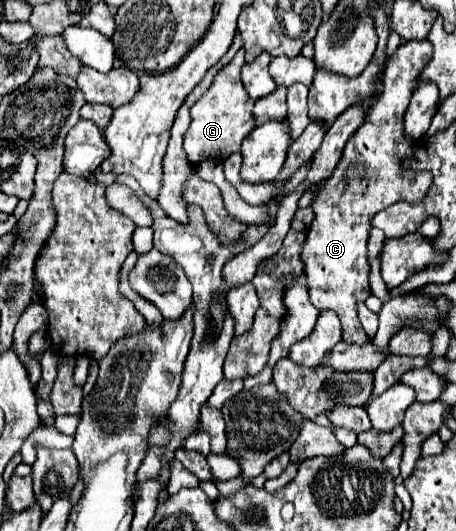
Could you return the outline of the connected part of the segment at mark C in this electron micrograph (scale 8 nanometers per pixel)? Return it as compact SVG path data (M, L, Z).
M428 39L406 41L398 47L398 53L394 53L390 65L384 71L382 93L376 97L360 129L346 143L342 159L338 161L332 177L310 187L310 191L316 193L310 205L314 209L314 221L308 229L308 239L300 253L306 267L308 293L316 309L332 309L338 313L342 321L342 341L346 343L366 345L366 341L370 341L356 315L356 301L364 301L370 295L366 263L370 219L374 213L396 201L422 201L432 185L433 176L430 172L402 169L400 157L414 153L414 141L410 141L404 131L406 109L396 109L408 107L412 91L418 85L420 73L430 63L430 57L432 43Z

